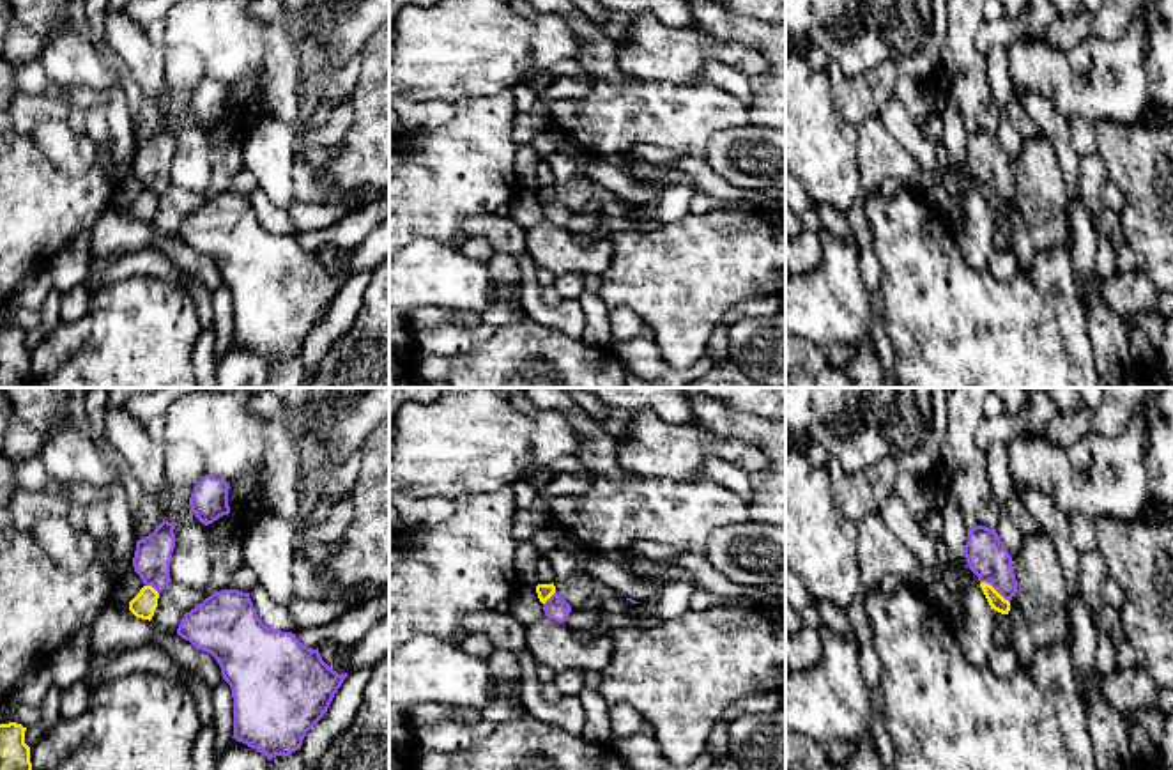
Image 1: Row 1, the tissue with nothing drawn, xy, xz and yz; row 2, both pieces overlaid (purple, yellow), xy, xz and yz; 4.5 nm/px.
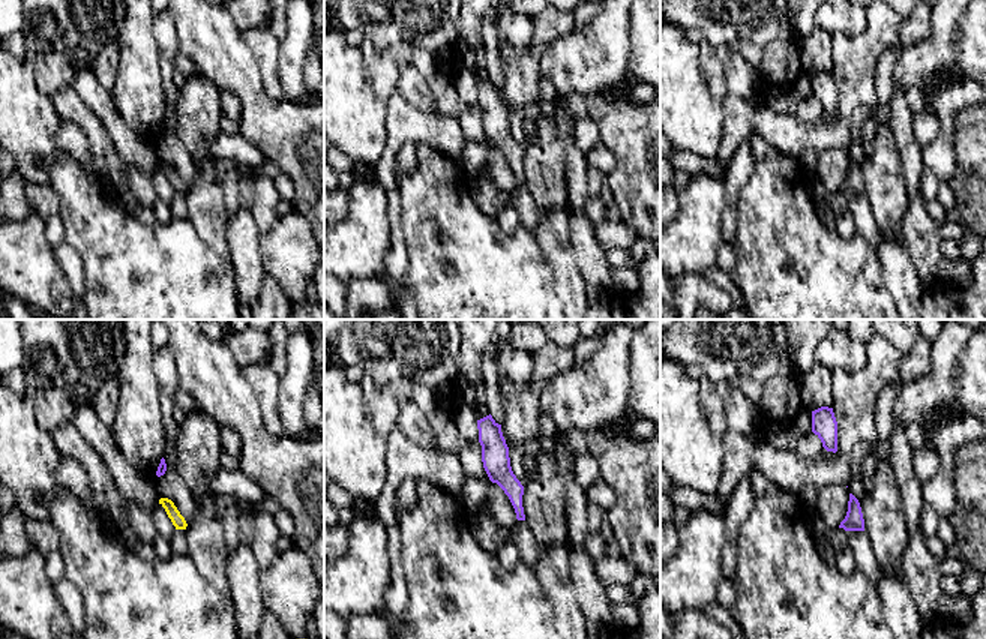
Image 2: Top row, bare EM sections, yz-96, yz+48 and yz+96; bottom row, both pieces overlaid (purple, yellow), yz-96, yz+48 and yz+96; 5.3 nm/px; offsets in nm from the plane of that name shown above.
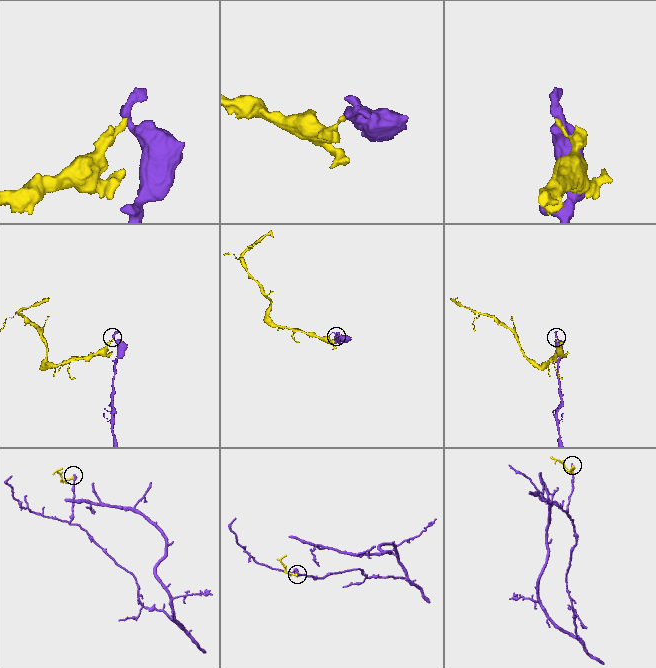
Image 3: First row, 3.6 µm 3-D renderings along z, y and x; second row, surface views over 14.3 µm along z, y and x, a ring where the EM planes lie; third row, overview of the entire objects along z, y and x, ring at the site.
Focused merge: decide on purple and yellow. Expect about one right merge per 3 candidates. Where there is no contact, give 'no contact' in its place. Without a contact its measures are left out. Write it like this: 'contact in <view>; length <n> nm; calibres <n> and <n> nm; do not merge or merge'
contact in yz; length 170 nm; calibres 190 and 70 nm; do not merge

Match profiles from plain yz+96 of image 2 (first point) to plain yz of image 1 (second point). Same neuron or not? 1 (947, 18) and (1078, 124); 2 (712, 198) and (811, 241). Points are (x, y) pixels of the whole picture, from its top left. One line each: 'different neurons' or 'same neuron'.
1: different neurons
2: different neurons

